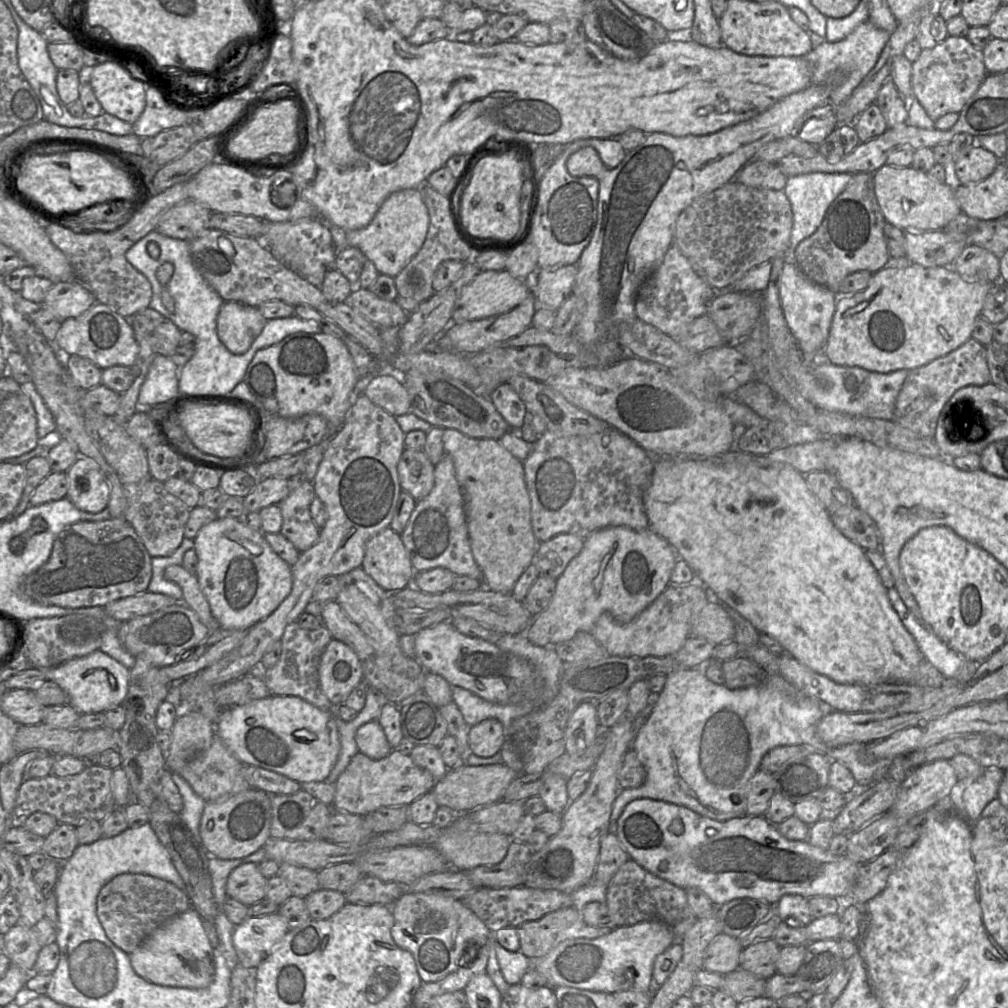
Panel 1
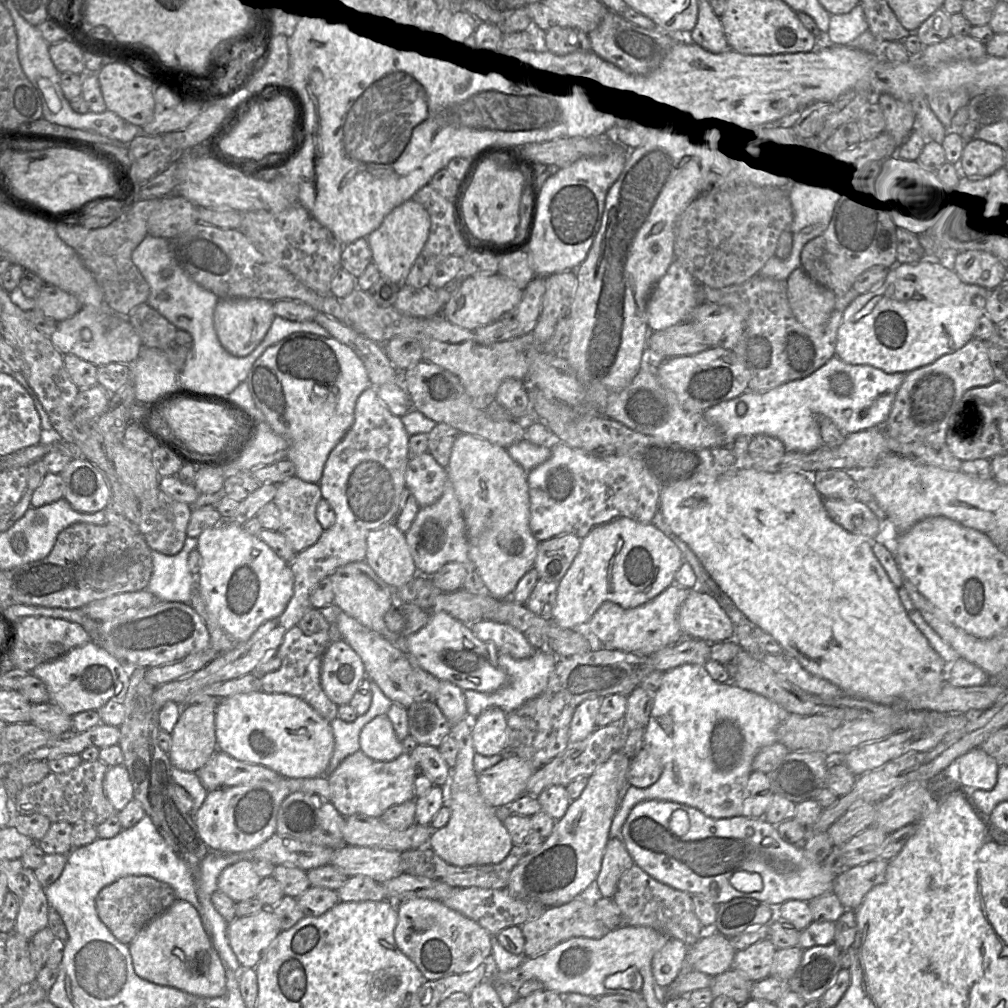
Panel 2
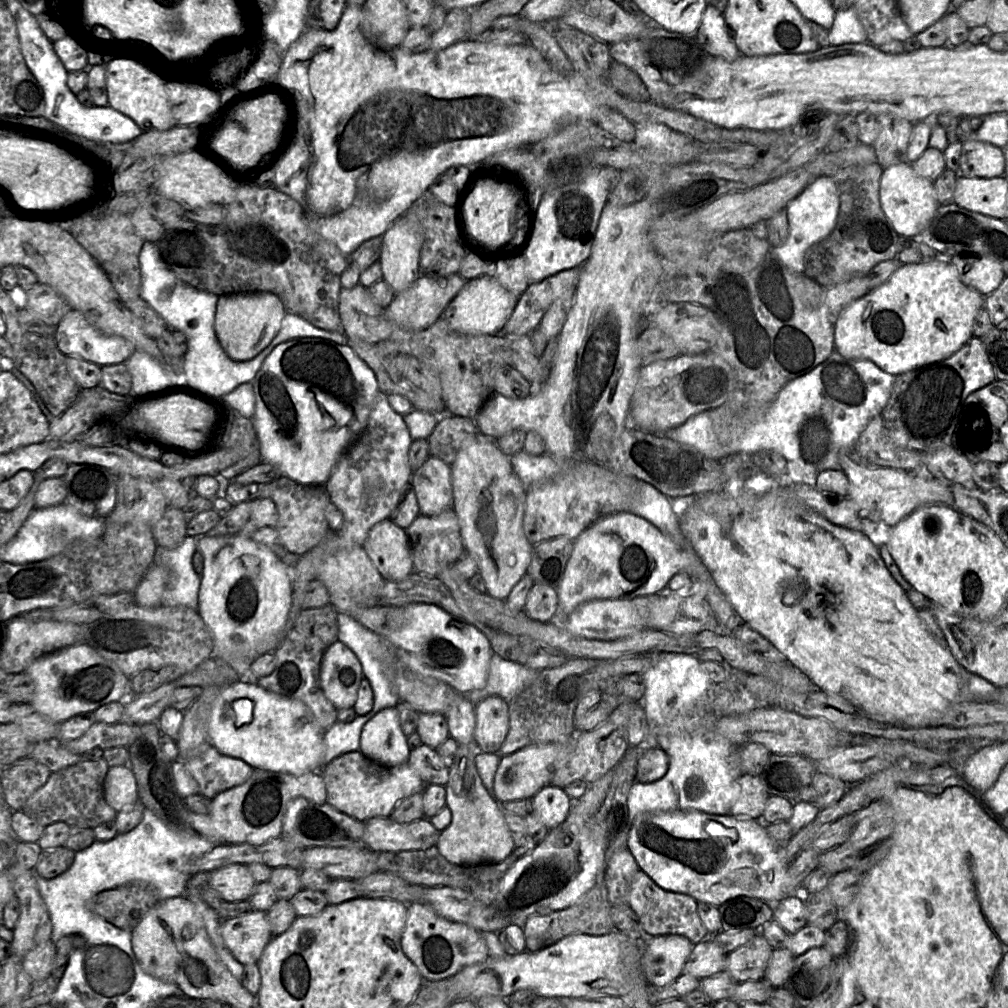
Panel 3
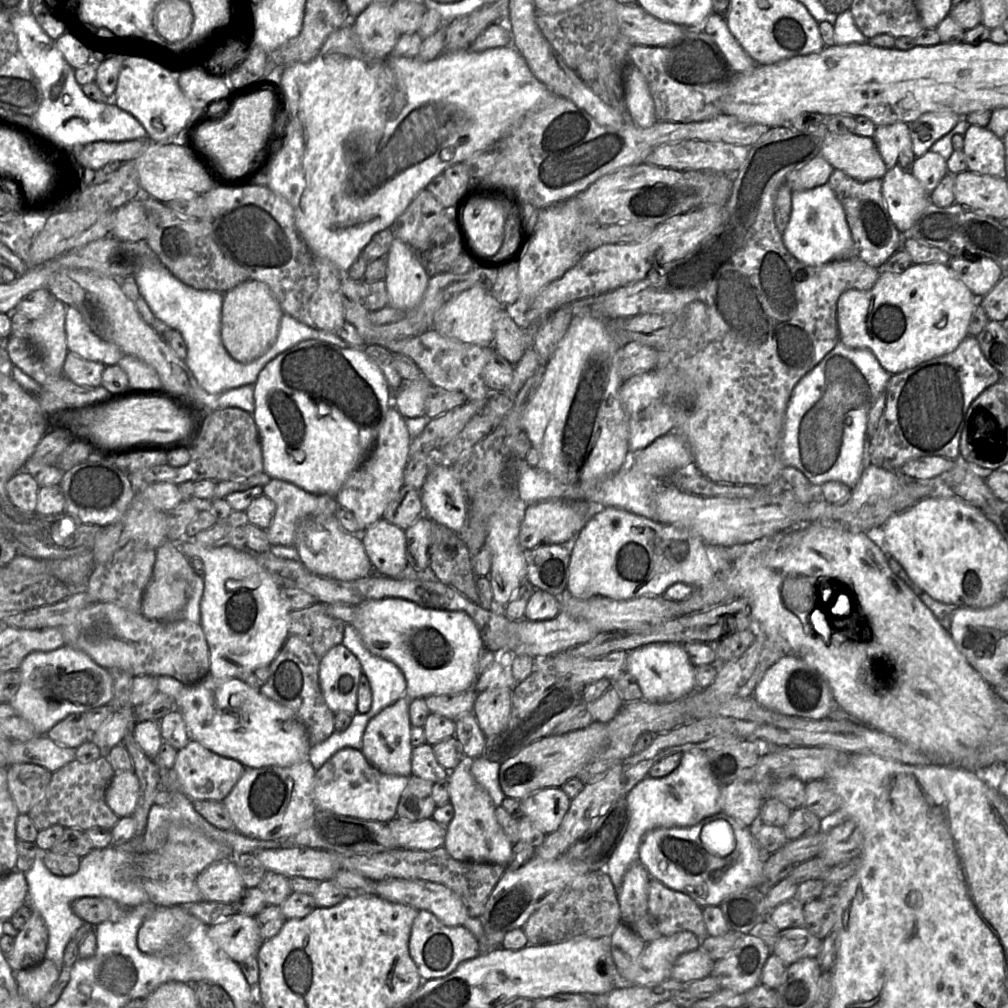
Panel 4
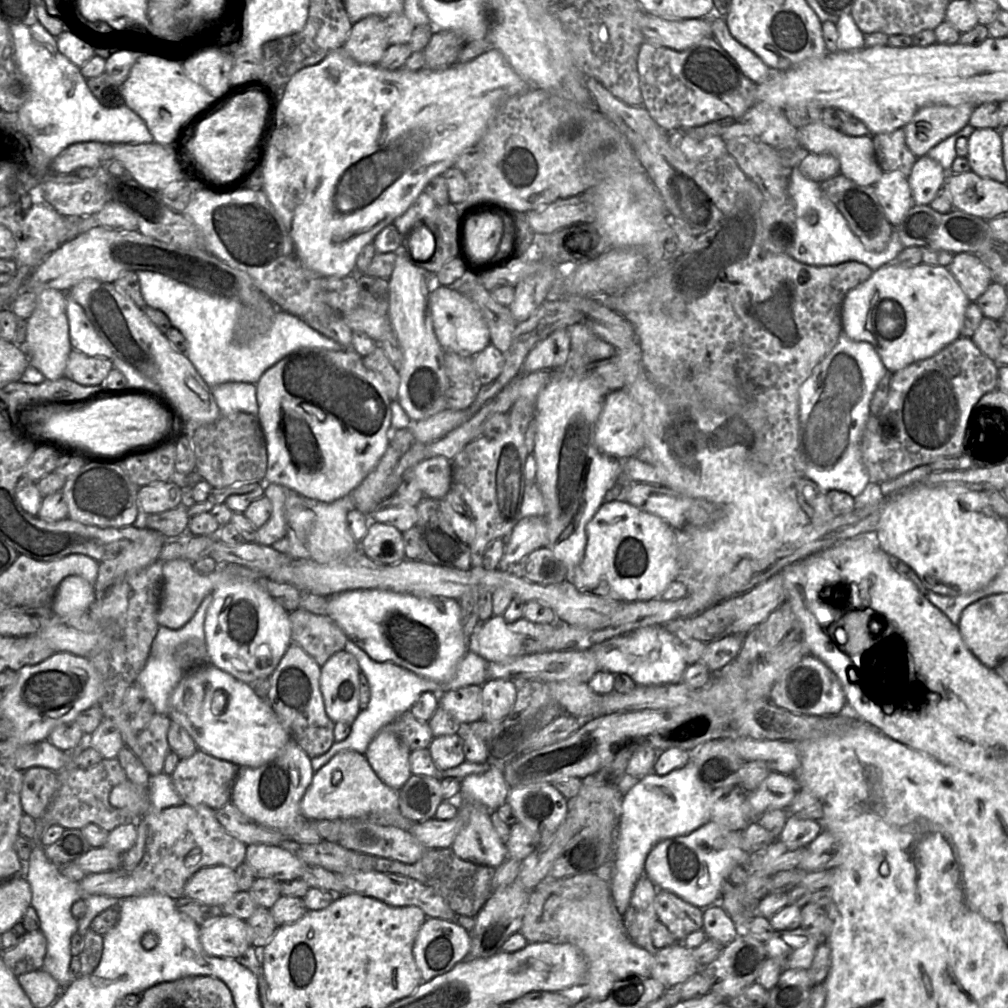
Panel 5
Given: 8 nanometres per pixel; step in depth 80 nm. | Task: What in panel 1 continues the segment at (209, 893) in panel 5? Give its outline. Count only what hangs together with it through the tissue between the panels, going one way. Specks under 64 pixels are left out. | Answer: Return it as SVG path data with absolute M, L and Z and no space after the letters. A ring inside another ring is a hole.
M243 863L229 875L227 896L251 906L266 898L267 881L256 863Z

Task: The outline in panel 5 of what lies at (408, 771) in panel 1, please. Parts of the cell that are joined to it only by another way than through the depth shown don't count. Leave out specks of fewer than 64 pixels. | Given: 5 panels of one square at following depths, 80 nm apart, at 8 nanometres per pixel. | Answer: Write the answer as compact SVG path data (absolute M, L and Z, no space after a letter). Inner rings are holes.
M342 750L314 772L312 782L300 802L300 811L309 820L367 819L377 813L395 811L398 806L399 791L383 783L365 755Z

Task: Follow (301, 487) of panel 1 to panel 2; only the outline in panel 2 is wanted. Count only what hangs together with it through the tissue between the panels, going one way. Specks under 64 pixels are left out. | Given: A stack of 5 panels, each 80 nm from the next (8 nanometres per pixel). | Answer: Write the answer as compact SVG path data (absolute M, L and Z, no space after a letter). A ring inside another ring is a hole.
M293 476L277 484L273 503L276 504L280 512L280 528L278 532L284 535L296 553L312 546L324 531L316 518L316 506L321 499L322 494L319 483L306 482Z

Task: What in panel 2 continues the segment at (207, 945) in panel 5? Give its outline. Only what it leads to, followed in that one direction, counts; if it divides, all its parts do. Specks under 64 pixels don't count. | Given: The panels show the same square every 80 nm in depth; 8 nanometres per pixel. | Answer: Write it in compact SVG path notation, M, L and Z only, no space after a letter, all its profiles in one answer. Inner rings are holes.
M263 909L228 923L227 938L242 968L250 969L259 964L281 931L279 920L272 910Z

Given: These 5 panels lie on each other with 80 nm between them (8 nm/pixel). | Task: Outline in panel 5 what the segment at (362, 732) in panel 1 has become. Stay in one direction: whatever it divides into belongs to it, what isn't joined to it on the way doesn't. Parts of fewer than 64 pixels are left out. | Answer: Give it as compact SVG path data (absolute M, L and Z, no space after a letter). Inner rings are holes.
M392 721L375 735L365 757L383 783L399 791L412 775L410 753L393 732Z

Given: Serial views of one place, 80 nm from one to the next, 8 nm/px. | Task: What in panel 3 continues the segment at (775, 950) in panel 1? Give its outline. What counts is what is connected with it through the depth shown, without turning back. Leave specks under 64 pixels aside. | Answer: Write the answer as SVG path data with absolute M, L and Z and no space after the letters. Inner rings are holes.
M758 933L749 942L728 954L725 970L736 983L762 980L773 950Z

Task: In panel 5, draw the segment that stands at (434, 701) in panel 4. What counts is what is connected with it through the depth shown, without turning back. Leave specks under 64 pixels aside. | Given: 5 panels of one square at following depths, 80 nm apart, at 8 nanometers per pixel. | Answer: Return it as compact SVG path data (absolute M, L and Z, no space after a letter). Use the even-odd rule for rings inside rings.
M469 685L439 695L439 707L460 723L474 723L483 718L482 685Z

